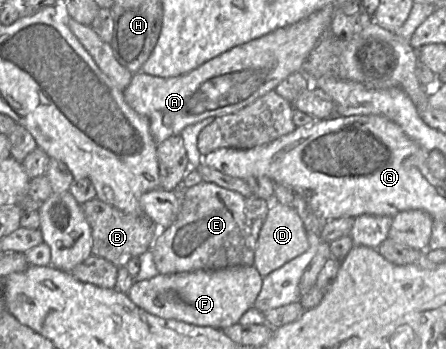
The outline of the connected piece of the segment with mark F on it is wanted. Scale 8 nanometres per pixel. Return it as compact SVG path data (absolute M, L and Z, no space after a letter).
M254 265L235 266L173 274L159 273L151 279L134 282L127 295L134 304L155 316L222 330L238 323L241 316L253 306L262 288L262 283L263 277Z

